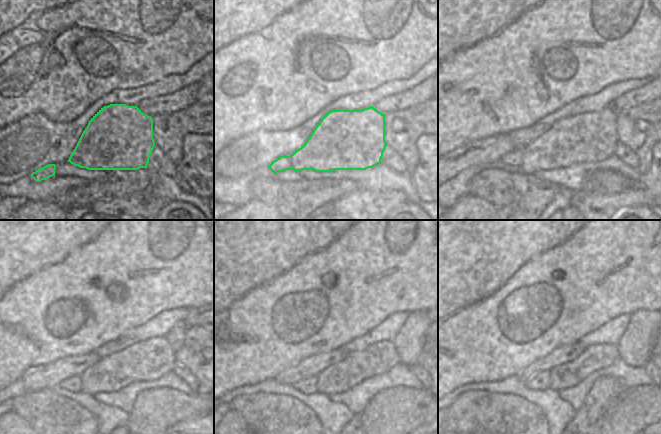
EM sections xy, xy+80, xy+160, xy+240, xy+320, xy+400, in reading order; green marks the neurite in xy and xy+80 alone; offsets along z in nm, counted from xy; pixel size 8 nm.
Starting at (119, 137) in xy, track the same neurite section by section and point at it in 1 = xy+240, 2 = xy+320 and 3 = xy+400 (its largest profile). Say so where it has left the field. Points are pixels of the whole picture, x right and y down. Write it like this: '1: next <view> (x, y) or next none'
1: next xy+240 (151, 359)
2: next xy+320 (376, 359)
3: next xy+400 (594, 358)

